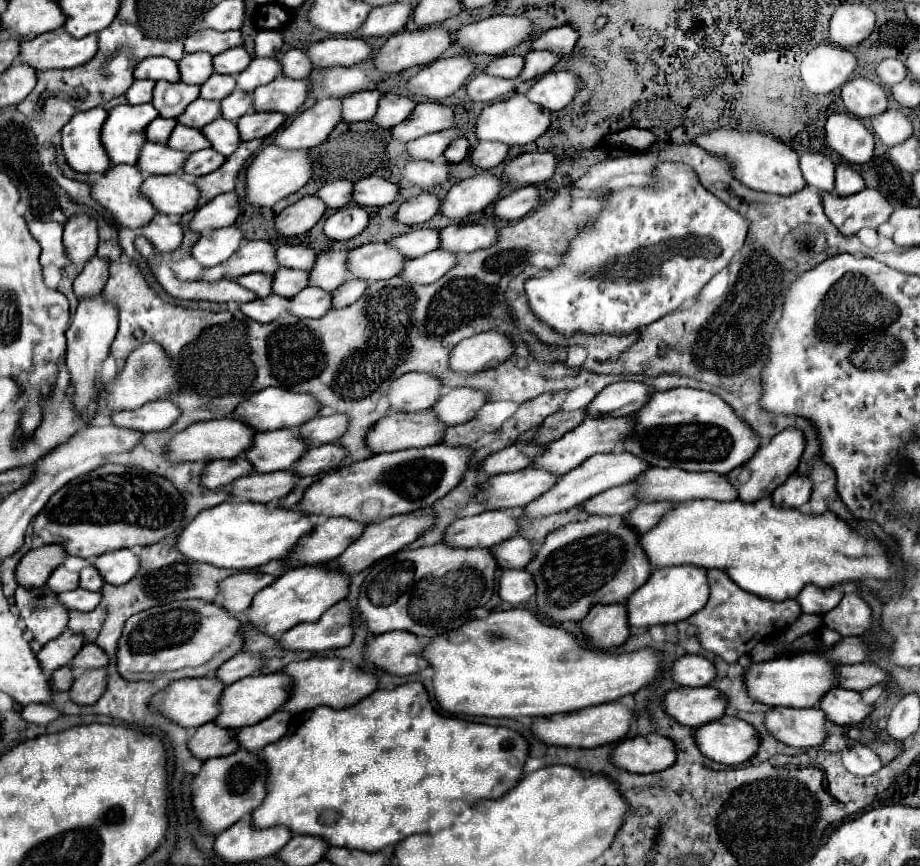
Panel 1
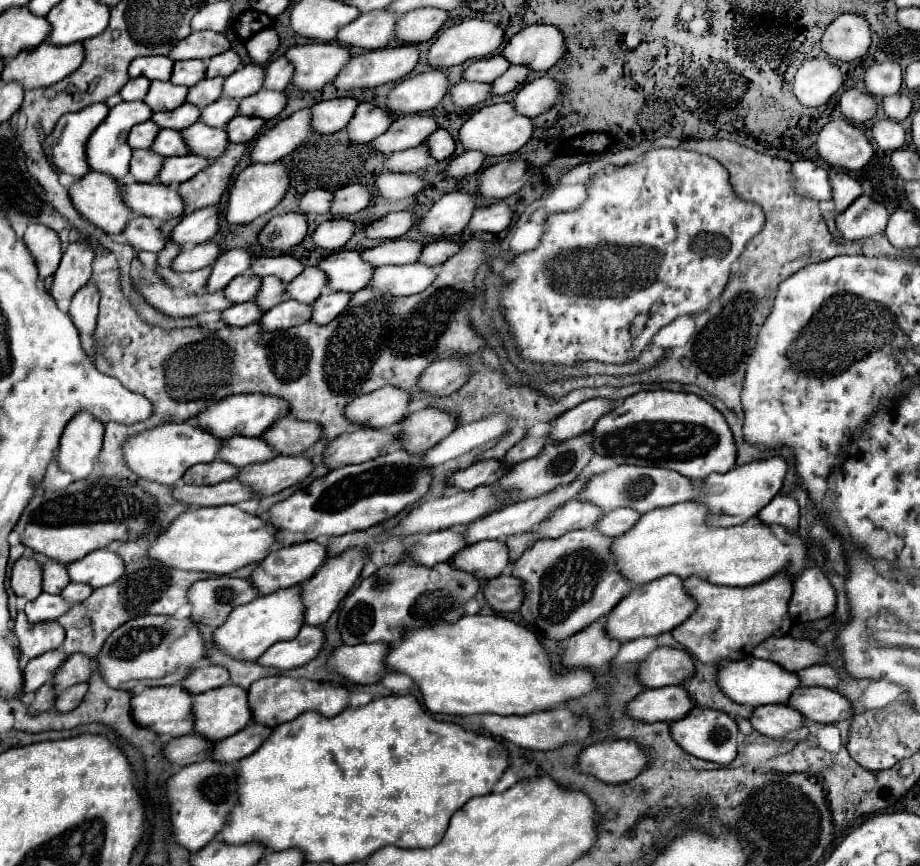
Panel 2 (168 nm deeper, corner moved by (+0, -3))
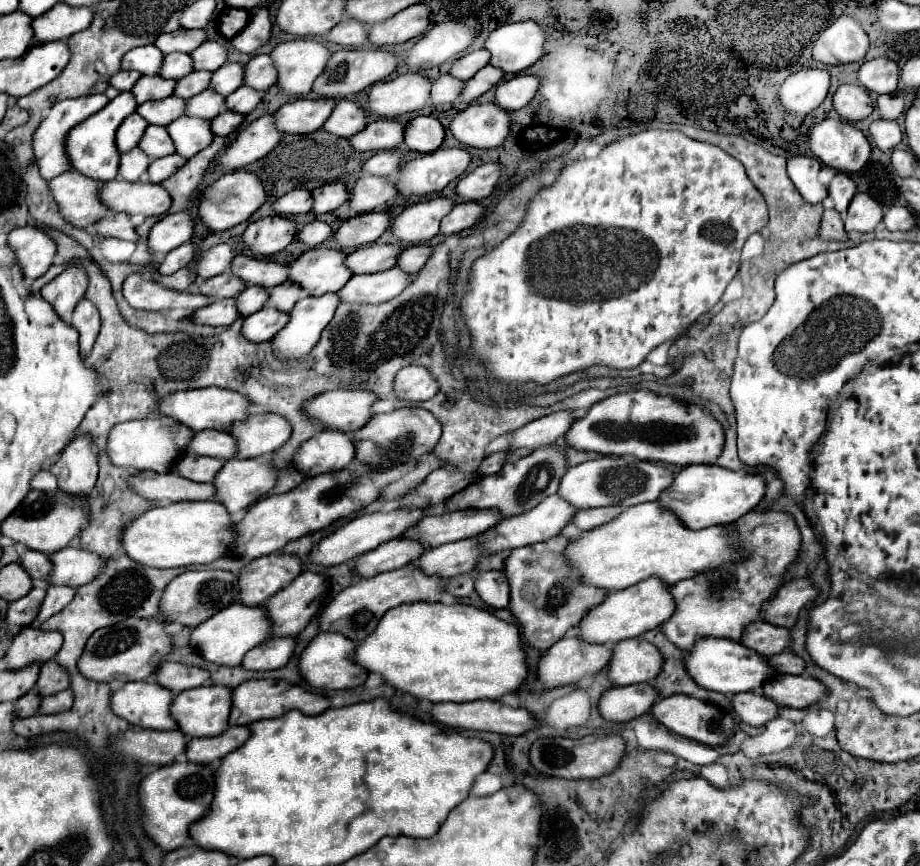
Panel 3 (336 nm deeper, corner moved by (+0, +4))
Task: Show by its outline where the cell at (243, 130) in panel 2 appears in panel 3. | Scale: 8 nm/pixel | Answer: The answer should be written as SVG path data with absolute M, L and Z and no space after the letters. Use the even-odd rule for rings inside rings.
M223 112L219 114L217 118L211 120L211 132L215 136L229 136L231 132L237 130L237 126L243 122L243 116L241 114L235 114L235 112Z

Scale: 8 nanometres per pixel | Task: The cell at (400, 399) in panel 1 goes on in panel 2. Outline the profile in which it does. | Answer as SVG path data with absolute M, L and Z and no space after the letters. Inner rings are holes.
M393 385L381 387L375 393L355 397L345 409L347 417L357 425L371 425L377 429L387 429L409 415L411 393Z

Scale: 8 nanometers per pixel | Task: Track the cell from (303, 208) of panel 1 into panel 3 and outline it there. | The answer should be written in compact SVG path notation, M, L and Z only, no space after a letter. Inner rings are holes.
M269 216L251 222L243 232L247 248L259 256L273 256L287 248L295 236L295 224L283 216Z

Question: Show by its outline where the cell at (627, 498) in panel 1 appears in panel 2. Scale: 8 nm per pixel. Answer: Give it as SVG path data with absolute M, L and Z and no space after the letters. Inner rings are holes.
M567 501L567 505L559 507L553 517L549 517L547 521L543 521L535 533L539 533L537 539L555 539L567 531L575 531L575 529L589 529L593 527L601 517L605 515L605 511L593 503L587 501Z

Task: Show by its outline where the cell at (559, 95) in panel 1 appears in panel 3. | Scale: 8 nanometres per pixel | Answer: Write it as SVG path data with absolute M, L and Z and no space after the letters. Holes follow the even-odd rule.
M515 74L495 86L495 104L507 112L519 110L531 102L537 94L539 80L529 74Z

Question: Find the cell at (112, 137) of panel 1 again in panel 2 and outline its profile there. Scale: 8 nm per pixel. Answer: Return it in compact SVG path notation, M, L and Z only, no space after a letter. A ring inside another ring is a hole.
M131 101L131 103L119 103L113 109L109 109L107 119L93 131L89 143L87 143L87 161L91 165L93 171L101 171L101 173L109 173L115 179L123 179L129 173L129 161L131 161L131 147L127 143L129 131L137 125L137 123L145 123L149 121L153 115L153 109L143 103L143 101Z

